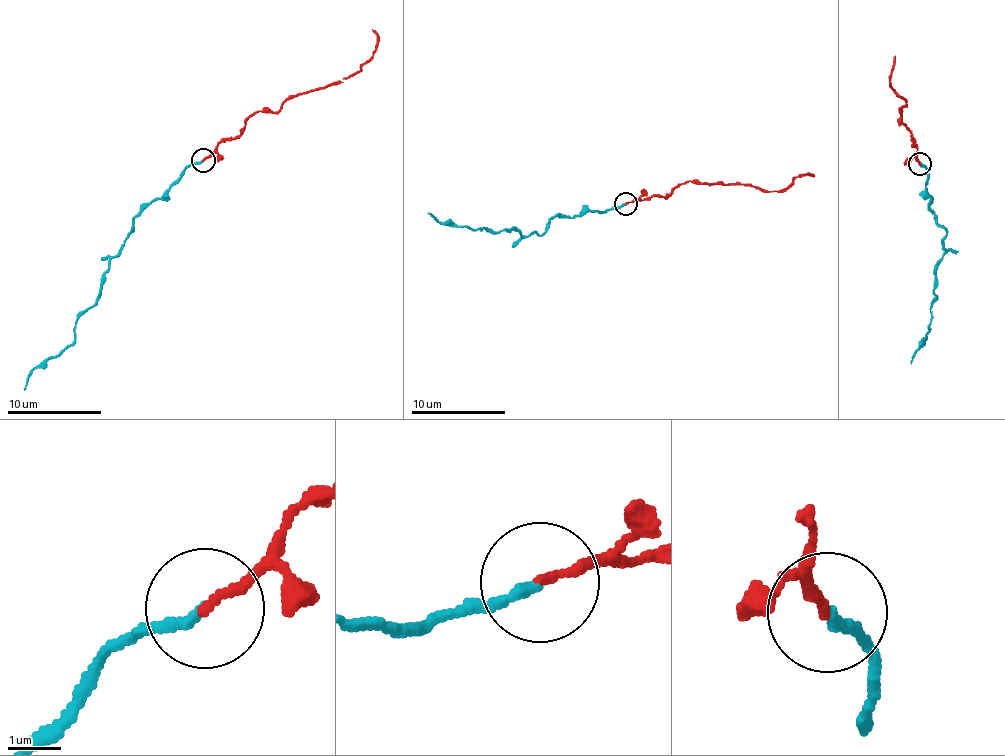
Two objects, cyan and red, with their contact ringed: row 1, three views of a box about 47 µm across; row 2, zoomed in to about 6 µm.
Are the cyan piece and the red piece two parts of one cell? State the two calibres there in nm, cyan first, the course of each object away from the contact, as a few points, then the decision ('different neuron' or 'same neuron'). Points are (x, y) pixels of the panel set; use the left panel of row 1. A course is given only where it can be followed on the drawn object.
200 nm thick on the cyan side, 170 nm on the other; cyan runs (204, 160), (139, 212), (109, 261), (99, 300), (77, 319), (75, 340), (41, 362), (23, 389); red runs (204, 160), (256, 112), (275, 113), (294, 96), (351, 77), (373, 54), (371, 30); same neuron

